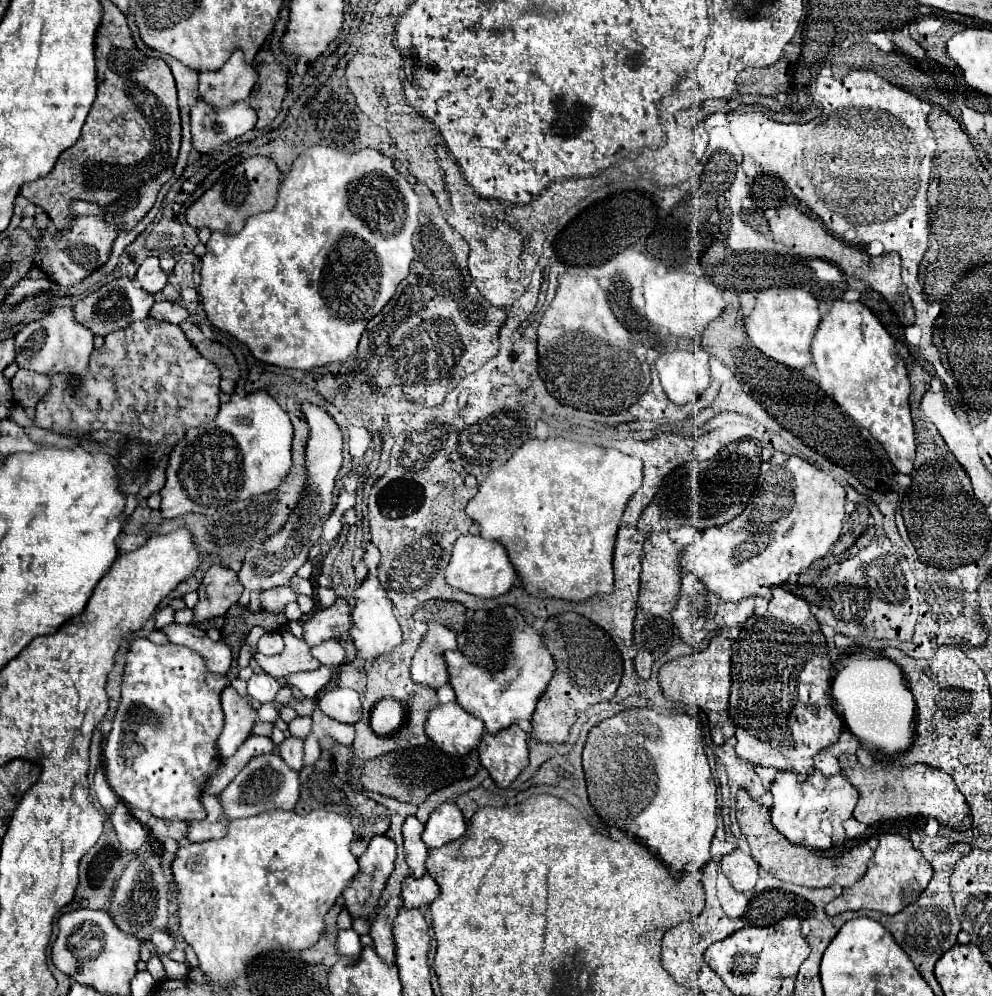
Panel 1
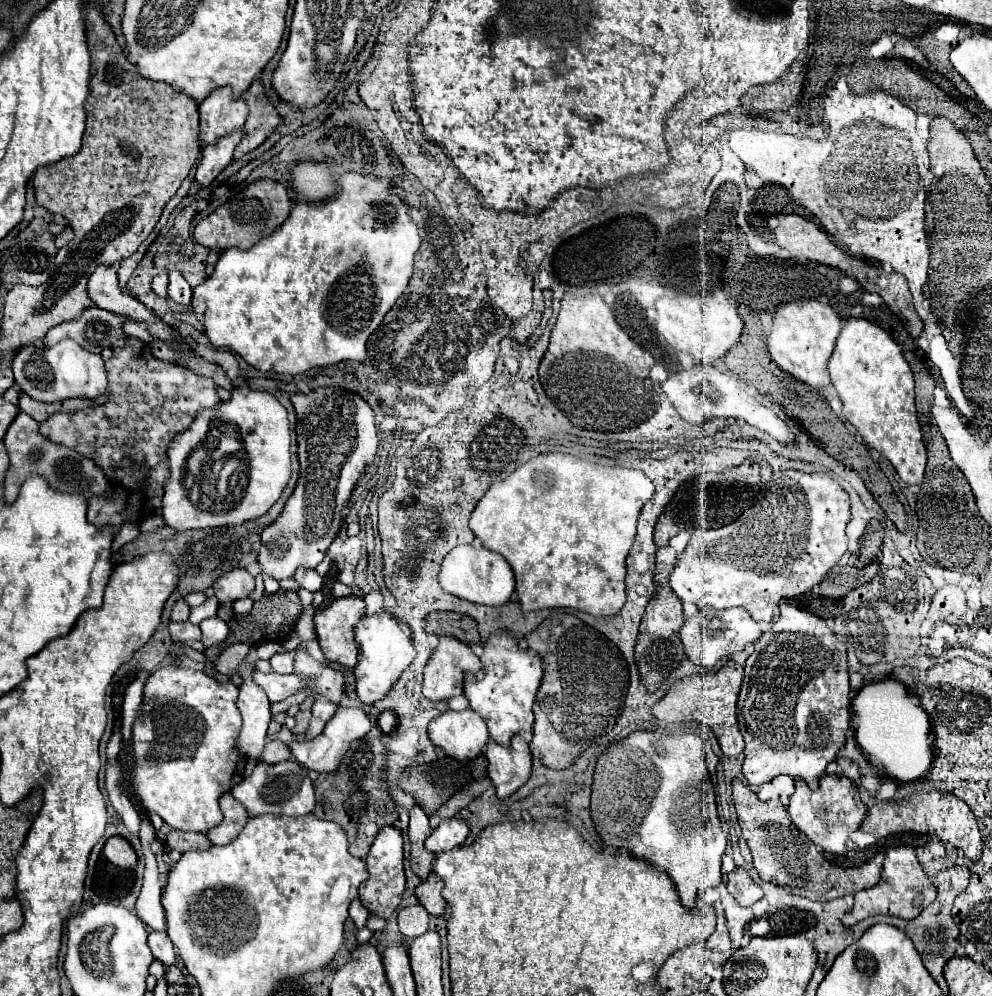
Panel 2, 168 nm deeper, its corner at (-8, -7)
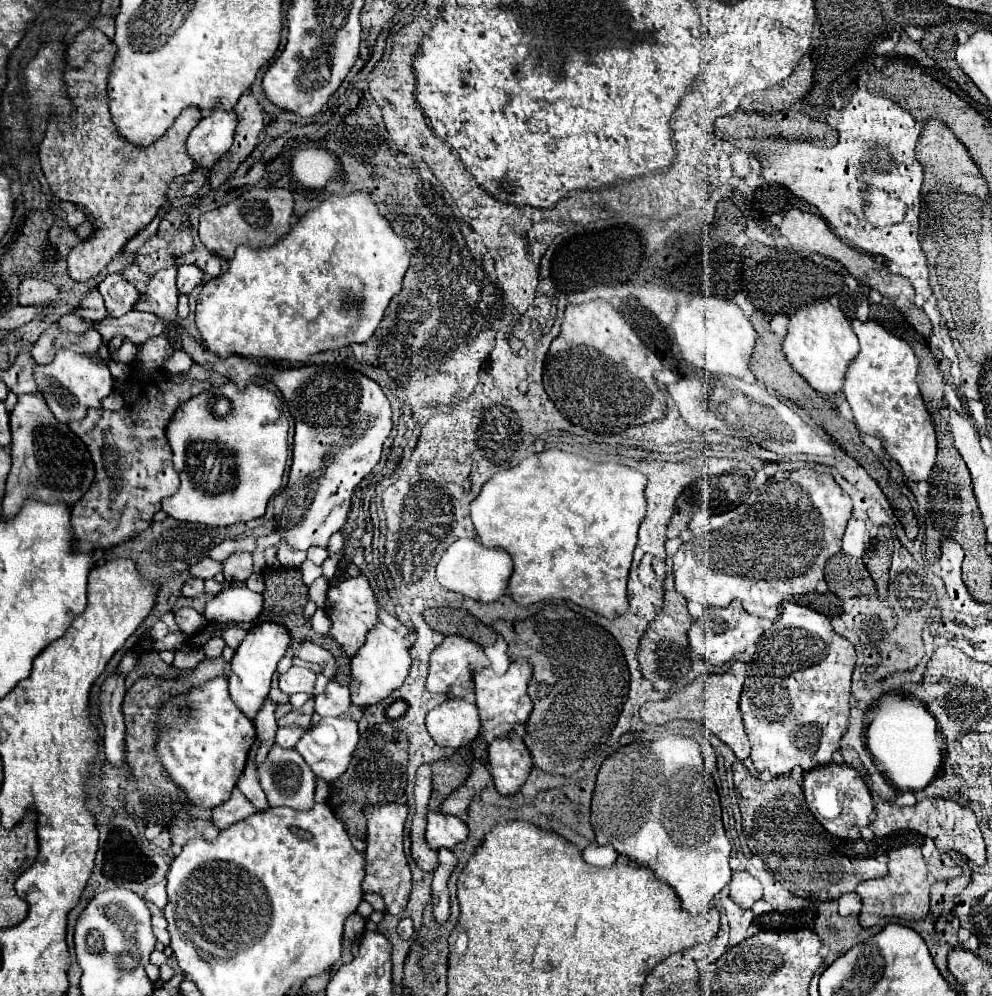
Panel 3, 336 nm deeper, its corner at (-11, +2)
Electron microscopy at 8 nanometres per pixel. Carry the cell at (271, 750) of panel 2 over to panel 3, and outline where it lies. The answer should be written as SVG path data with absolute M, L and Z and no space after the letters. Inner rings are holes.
M279 727L277 735L275 735L275 743L285 749L291 749L297 745L301 735L303 735L303 731L299 727Z

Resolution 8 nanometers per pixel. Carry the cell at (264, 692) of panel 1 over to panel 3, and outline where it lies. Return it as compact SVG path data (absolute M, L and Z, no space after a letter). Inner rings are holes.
M291 667L279 677L279 689L287 695L293 695L293 693L311 695L313 685L315 685L315 673L303 667Z

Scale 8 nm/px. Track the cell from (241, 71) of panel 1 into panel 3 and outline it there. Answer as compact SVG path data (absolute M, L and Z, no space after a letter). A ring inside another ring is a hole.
M217 105L195 125L187 139L187 151L199 167L211 169L225 155L233 145L237 123L235 111L225 111Z

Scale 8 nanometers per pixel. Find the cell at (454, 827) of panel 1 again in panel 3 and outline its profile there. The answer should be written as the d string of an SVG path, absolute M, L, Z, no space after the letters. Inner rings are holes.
M429 813L427 815L427 845L431 849L441 849L447 847L451 849L459 841L465 841L469 835L467 825L453 815L443 815L443 813Z

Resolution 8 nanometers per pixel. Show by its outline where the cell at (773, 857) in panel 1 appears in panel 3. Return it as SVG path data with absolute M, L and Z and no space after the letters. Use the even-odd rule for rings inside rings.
M737 761L733 765L733 783L743 817L743 833L751 853L759 855L773 877L793 895L811 901L839 899L843 893L853 891L861 881L887 875L885 859L845 855L831 845L831 835L815 821L805 805L801 785L791 777L775 777L773 781L763 783Z

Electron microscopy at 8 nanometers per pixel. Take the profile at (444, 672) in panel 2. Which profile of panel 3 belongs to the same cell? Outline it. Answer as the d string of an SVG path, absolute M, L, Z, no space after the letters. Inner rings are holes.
M449 635L445 641L431 653L431 665L429 665L429 675L427 675L427 691L431 693L451 693L463 697L465 693L473 691L473 671L489 667L489 659L485 657L483 649L459 635Z

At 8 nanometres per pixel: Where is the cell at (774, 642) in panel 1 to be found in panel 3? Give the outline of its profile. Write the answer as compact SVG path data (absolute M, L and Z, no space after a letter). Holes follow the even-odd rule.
M783 603L781 615L757 643L739 703L745 731L751 741L751 761L759 773L769 771L771 775L787 775L797 765L803 771L811 771L833 761L833 753L839 751L839 741L849 725L853 663L853 645L833 631L825 615L797 603Z

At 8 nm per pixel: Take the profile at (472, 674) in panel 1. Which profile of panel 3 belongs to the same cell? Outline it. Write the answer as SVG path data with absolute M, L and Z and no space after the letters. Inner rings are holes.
M521 657L511 661L505 675L495 675L493 669L479 669L473 673L477 709L479 709L483 729L493 731L495 737L507 737L515 729L515 725L527 723L527 719L533 711L533 701L527 693L527 685L531 681L531 675L533 675L531 663L527 659L521 659Z

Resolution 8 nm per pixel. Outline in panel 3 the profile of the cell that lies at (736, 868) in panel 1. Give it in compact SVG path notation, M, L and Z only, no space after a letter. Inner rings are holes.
M747 871L733 873L731 883L729 883L729 891L731 891L731 899L745 909L749 909L763 895L761 883L753 875L749 875Z

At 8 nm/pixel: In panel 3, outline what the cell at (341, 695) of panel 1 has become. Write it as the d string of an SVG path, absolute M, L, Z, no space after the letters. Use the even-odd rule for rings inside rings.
M327 717L327 719L321 719L319 725L311 727L299 739L295 749L311 765L311 769L317 777L321 777L325 781L335 781L347 769L347 763L351 761L351 755L357 747L357 739L359 739L359 733L357 733L355 719L351 719L351 717Z

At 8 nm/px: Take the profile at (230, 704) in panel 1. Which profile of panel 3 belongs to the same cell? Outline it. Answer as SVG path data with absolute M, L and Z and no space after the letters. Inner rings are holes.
M261 623L249 631L245 641L235 651L235 657L231 661L231 675L229 675L229 693L231 693L231 699L235 701L235 705L251 721L255 721L259 709L263 707L263 703L269 695L271 677L277 669L279 659L283 657L285 649L289 647L289 643L291 643L291 635L285 627L279 627L279 623Z

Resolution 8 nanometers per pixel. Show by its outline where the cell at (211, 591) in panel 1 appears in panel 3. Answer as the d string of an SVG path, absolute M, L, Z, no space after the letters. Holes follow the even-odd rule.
M235 553L225 559L223 563L223 575L229 583L241 583L253 573L253 561L251 553Z

